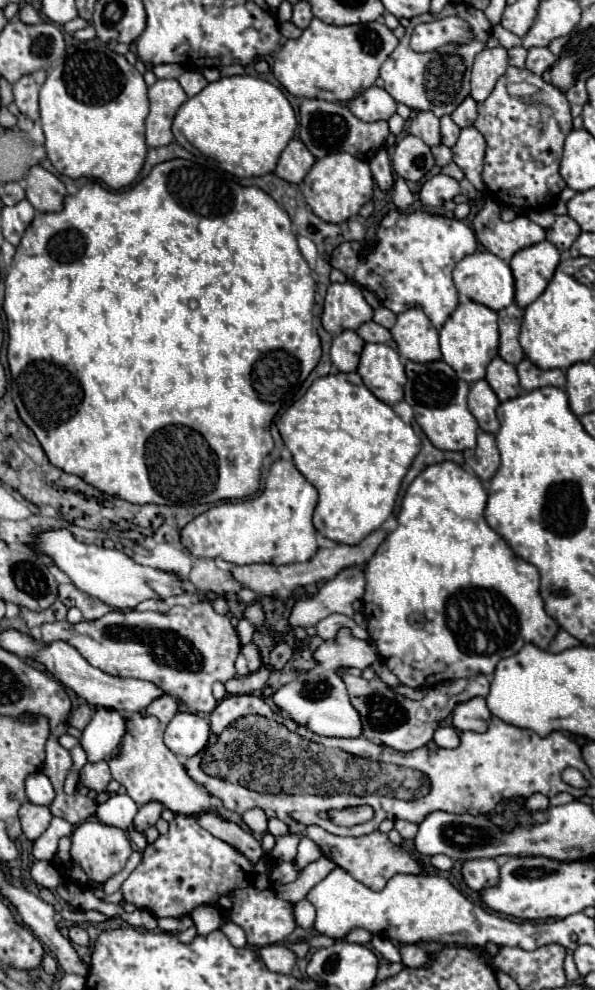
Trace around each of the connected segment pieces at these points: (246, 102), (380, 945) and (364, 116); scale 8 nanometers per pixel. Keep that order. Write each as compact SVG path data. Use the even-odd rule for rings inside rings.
M234 75L234 77L222 77L214 83L208 83L198 95L190 97L176 113L174 117L174 129L178 129L186 141L198 149L200 153L212 157L222 165L224 171L228 171L234 177L260 177L266 173L272 173L280 153L288 145L288 141L294 137L296 131L296 115L284 93L274 87L272 83L250 77L250 75Z
M374 935L374 937L370 939L370 943L372 943L372 947L374 947L382 957L386 957L388 961L396 961L396 963L400 961L398 947L394 947L390 939L384 939L384 937L380 937L380 935Z
M380 87L366 89L360 97L348 101L346 105L362 121L388 121L396 113L396 101Z

